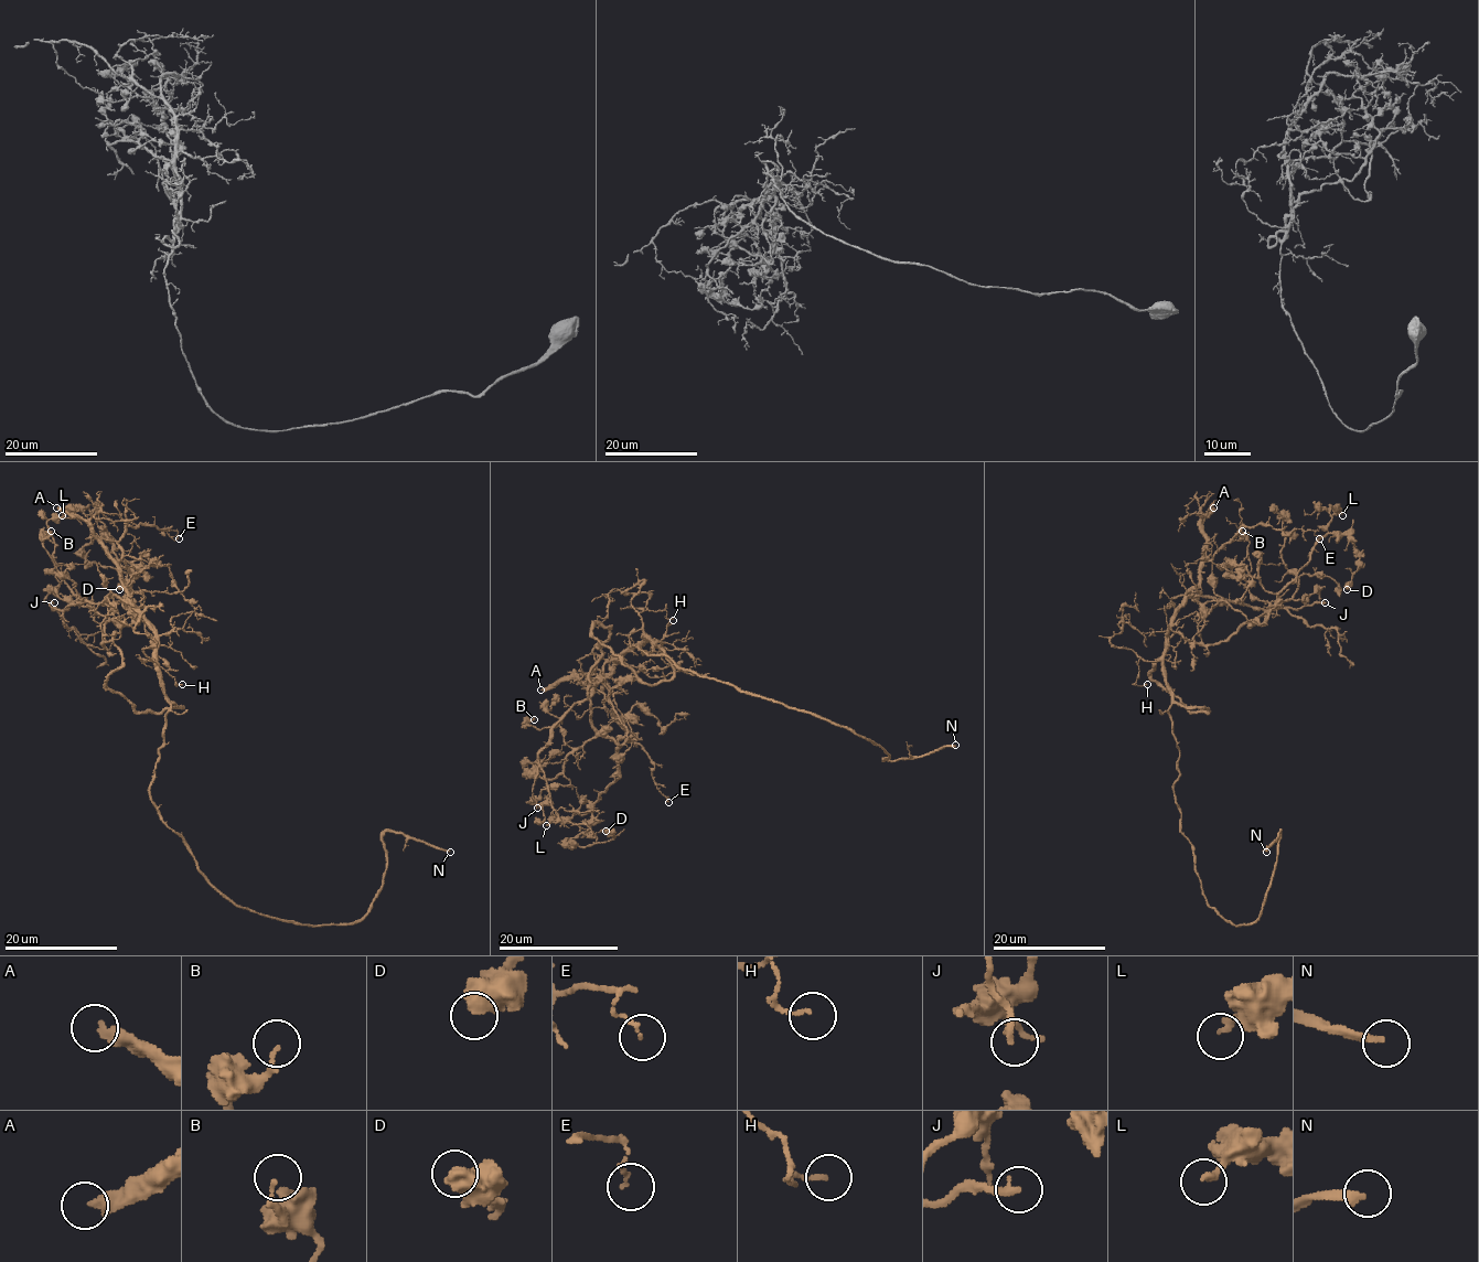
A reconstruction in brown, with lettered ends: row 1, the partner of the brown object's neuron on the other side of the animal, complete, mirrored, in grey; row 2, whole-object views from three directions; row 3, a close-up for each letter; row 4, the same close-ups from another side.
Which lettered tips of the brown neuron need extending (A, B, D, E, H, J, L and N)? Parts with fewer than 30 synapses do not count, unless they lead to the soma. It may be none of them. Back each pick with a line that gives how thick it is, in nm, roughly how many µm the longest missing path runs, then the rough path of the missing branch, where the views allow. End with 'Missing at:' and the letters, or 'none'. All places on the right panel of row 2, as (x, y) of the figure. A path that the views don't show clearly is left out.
A: 440 nm | 60 µm | (1213, 507), (1252, 501), (1267, 506), (1289, 496), (1317, 498), (1325, 505), (1325, 467), (1364, 522)
N: 240 nm | 60 µm | (1266, 852), (1254, 832), (1257, 803), (1293, 751), (1301, 709), (1292, 706)
Missing at: A, N

